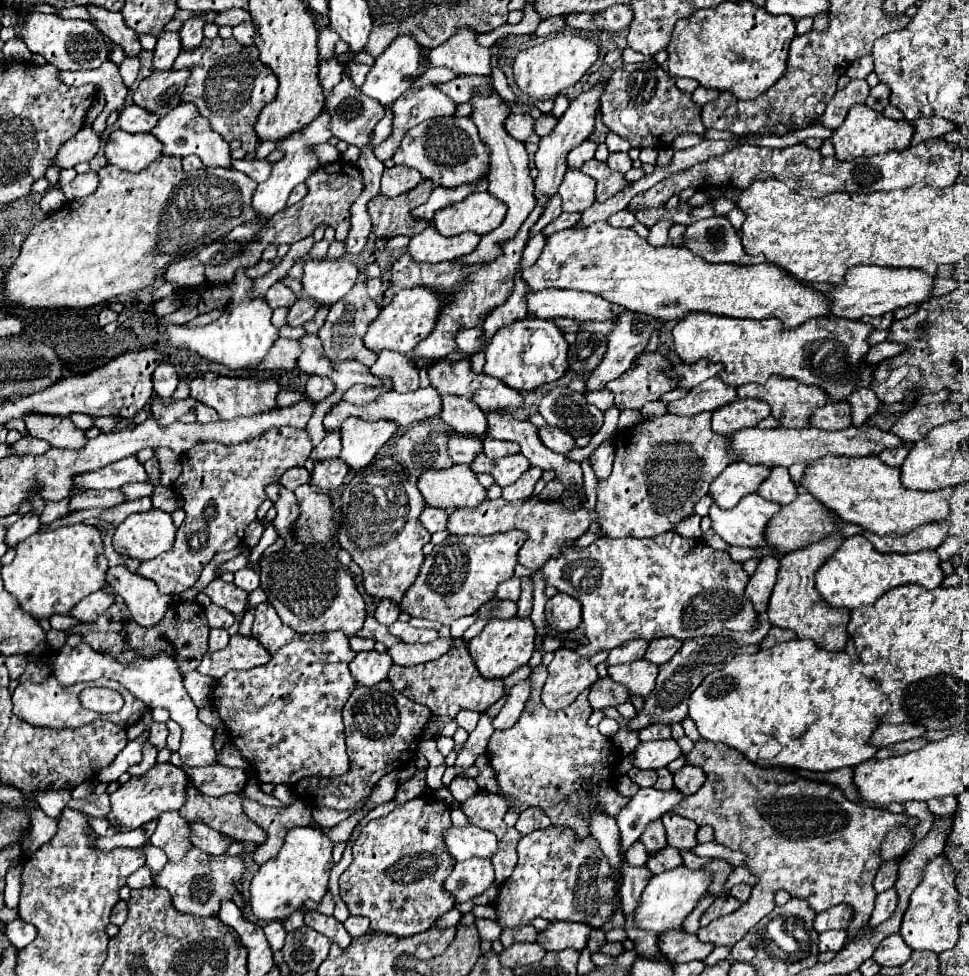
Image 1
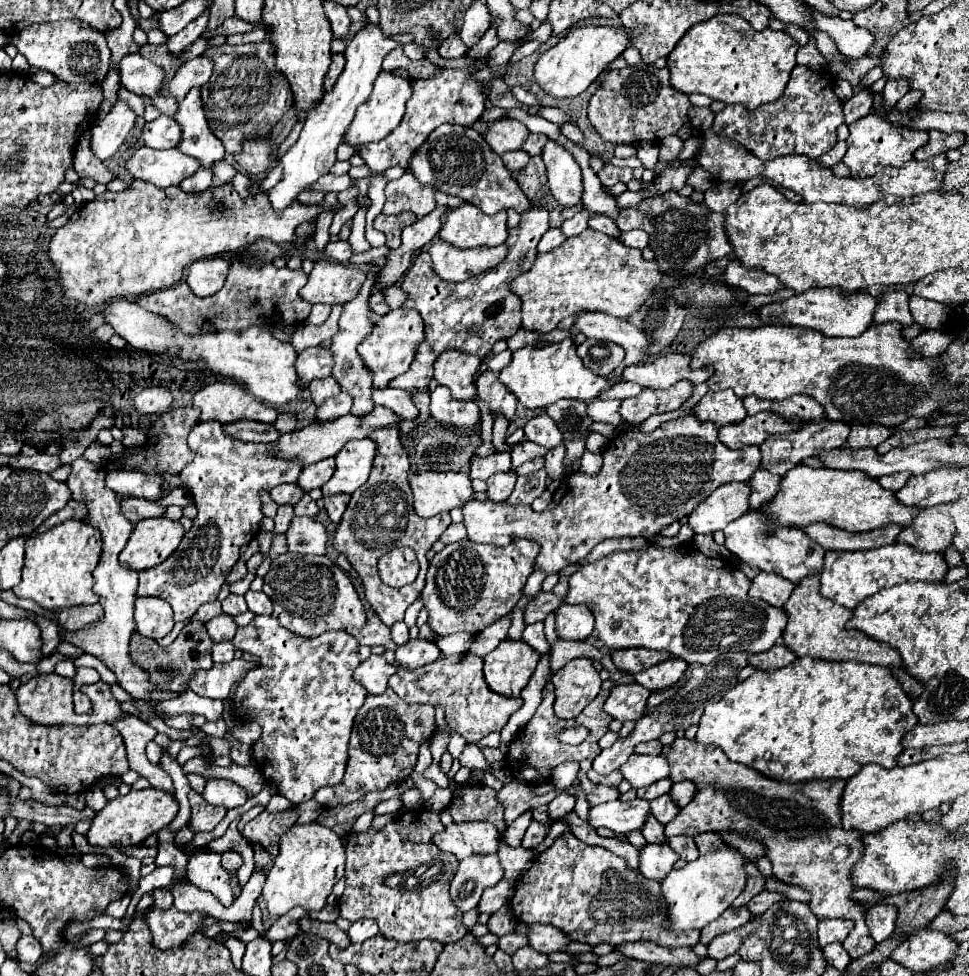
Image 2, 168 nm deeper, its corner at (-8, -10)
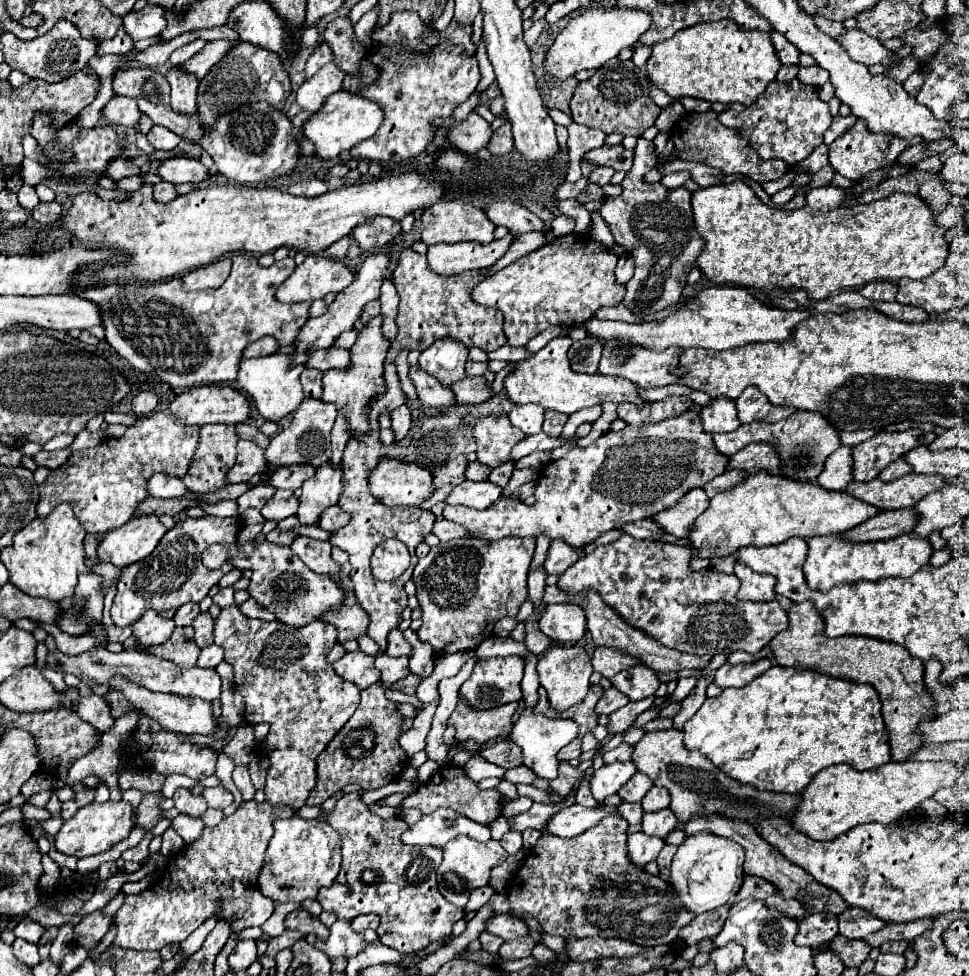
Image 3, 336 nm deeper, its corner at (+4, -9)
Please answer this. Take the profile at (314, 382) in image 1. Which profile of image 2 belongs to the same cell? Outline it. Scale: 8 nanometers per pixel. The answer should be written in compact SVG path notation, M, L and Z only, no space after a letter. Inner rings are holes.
M326 377L326 379L318 379L314 383L308 385L310 389L310 395L312 395L312 401L316 407L320 407L326 399L338 395L342 389L338 385L338 381L334 381L334 377Z

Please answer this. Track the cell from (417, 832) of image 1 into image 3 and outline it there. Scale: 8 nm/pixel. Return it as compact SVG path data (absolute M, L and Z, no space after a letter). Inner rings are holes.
M344 794L334 810L328 814L328 824L340 834L342 838L342 868L336 876L334 884L330 888L322 888L318 894L318 902L324 910L334 912L342 920L352 920L358 914L374 912L380 916L378 936L380 942L388 948L398 950L400 954L410 954L426 948L430 940L442 940L446 936L452 936L452 926L460 918L464 918L464 910L452 906L448 900L444 900L438 892L438 886L434 882L438 864L442 860L442 850L434 846L406 846L398 836L408 828L406 822L400 818L382 820L380 816L372 814L368 806L360 800L358 794Z

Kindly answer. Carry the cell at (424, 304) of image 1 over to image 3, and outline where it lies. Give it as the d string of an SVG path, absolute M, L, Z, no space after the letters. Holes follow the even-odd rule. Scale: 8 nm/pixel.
M376 316L362 328L356 344L352 346L352 370L340 372L340 370L328 370L324 372L324 394L322 402L332 402L336 404L338 410L344 410L344 418L348 422L348 432L358 438L366 436L370 432L370 422L368 422L368 404L386 392L384 386L384 360L388 354L388 340L382 336L382 318Z

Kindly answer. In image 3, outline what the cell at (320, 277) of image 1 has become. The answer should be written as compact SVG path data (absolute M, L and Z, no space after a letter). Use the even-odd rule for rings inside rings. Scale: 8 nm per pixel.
M308 254L306 260L276 288L278 302L312 302L328 292L342 292L354 280L352 272L338 260Z

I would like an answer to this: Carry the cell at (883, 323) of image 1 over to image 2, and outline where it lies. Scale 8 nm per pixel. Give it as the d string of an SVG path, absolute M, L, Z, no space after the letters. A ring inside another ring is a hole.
M890 291L890 293L884 293L880 297L880 303L878 303L878 309L874 313L874 323L876 325L882 325L882 323L900 323L902 329L904 327L910 327L914 323L914 317L908 309L908 293L904 291Z

